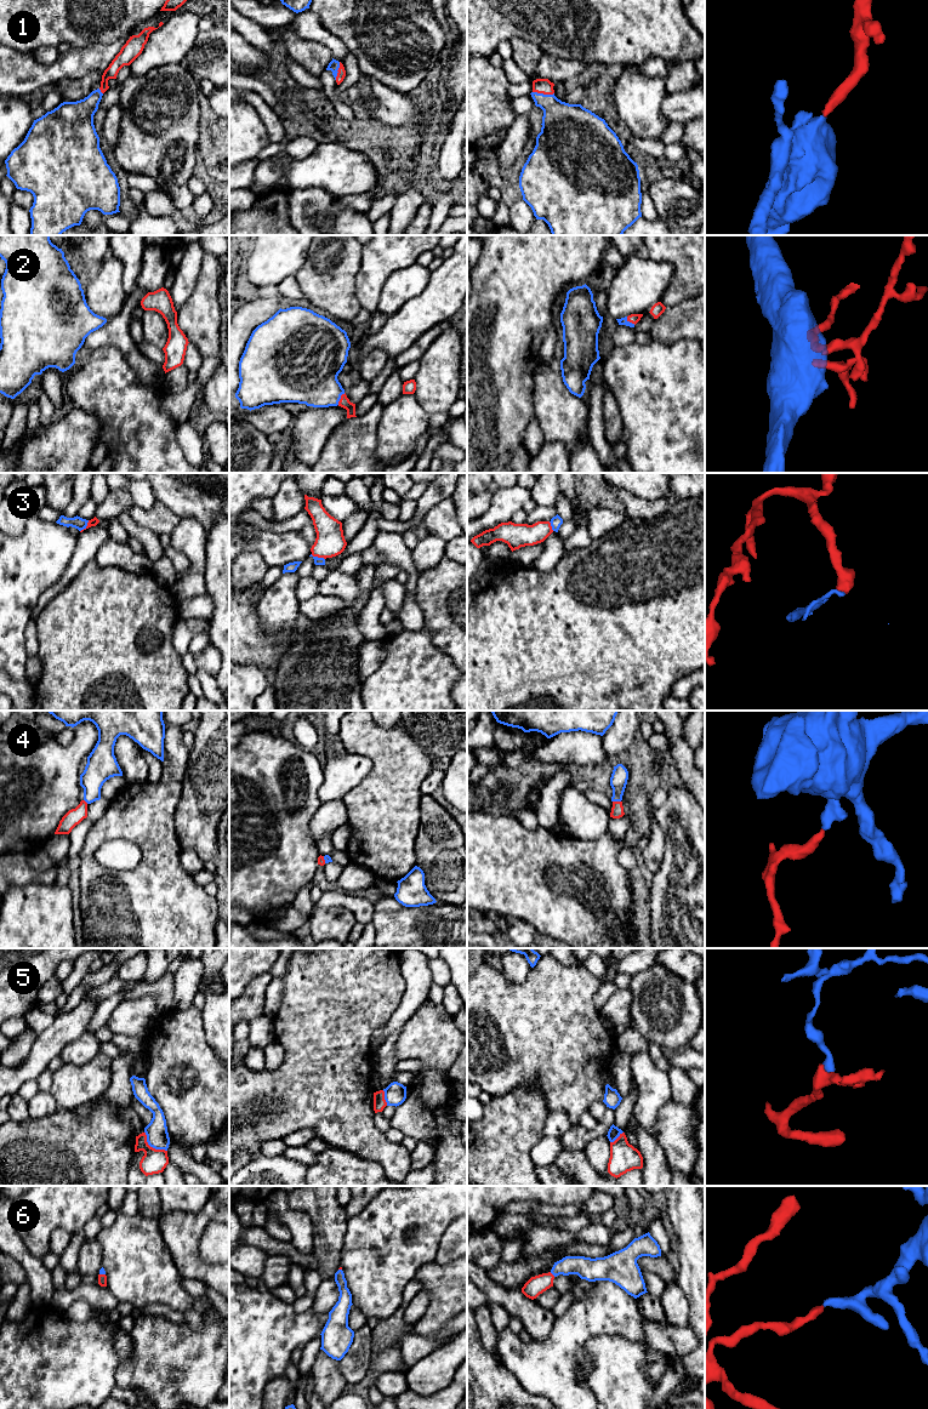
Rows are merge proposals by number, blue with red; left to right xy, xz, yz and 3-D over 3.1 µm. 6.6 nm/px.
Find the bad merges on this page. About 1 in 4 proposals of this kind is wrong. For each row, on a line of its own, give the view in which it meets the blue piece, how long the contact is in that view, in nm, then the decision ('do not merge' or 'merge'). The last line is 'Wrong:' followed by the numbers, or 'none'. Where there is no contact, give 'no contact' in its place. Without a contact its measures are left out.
1: yz | 140 nm | merge
2: xz | 90 nm | merge
3: xy | 100 nm | do not merge
4: yz | 60 nm | merge
5: xy | 200 nm | do not merge
6: yz | 50 nm | merge
Wrong: 3, 5

